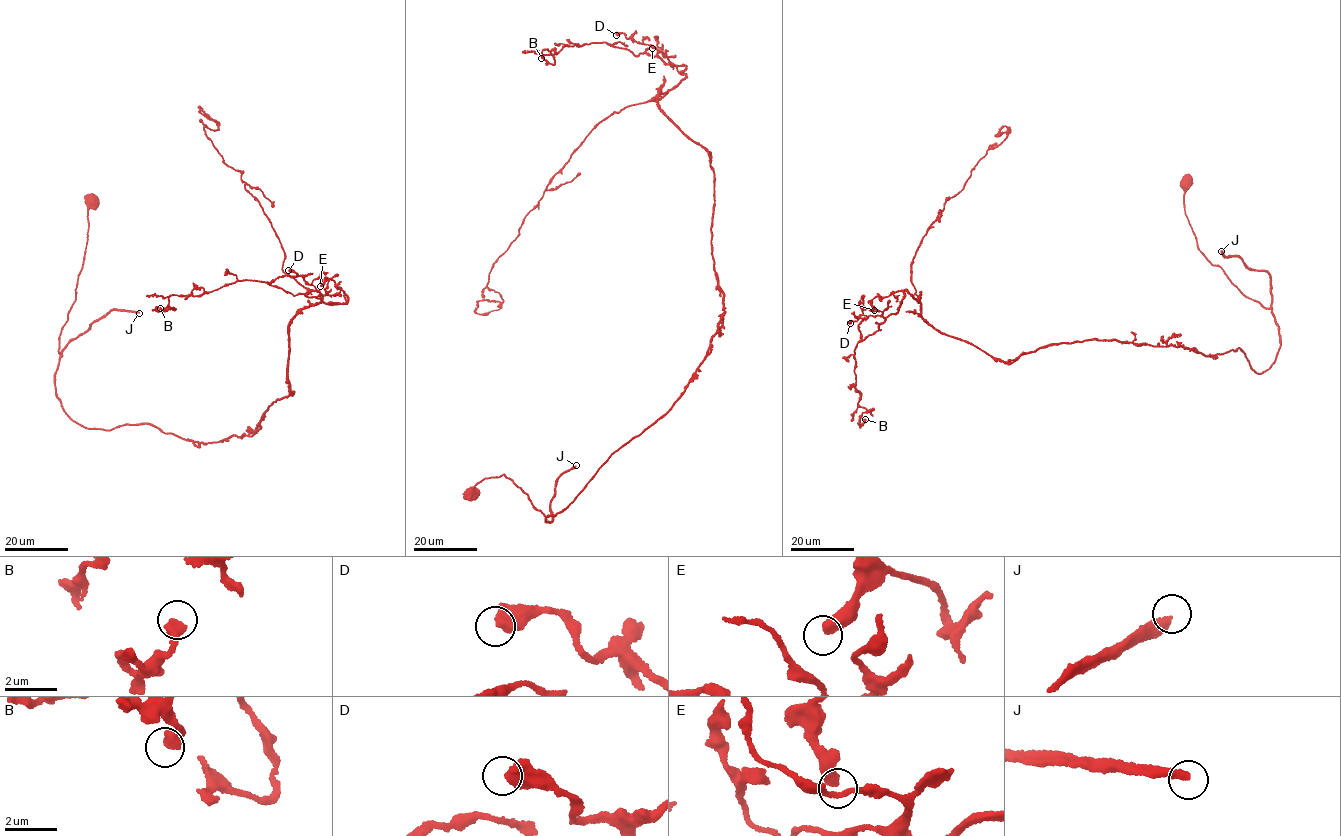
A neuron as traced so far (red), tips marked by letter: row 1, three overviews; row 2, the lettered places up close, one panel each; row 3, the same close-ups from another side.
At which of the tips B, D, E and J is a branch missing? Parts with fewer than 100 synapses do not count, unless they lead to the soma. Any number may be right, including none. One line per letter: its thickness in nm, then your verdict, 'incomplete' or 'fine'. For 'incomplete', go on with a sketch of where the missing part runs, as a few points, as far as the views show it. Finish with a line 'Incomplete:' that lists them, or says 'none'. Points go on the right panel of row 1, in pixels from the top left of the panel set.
B: calibre 440 nm; fine
D: calibre 550 nm; fine
E: calibre 440 nm; fine
J: calibre 360 nm; incomplete; course (1221, 251), (1247, 180), (1236, 155), (1240, 148), (1240, 158), (1255, 170), (1254, 157)
Incomplete: J

